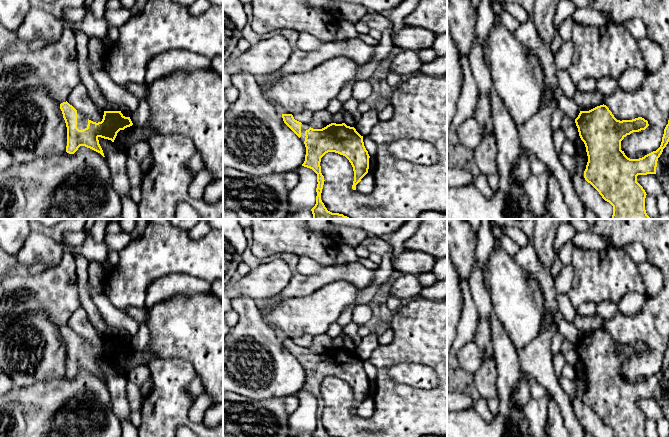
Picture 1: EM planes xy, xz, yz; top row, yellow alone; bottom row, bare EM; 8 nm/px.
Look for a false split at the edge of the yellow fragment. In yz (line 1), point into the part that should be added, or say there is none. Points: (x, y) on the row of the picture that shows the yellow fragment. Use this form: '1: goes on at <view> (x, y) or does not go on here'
1: does not go on here

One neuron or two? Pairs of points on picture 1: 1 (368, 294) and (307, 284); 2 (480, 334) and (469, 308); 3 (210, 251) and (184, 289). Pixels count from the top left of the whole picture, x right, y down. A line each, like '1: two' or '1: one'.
1: two
2: two
3: two

